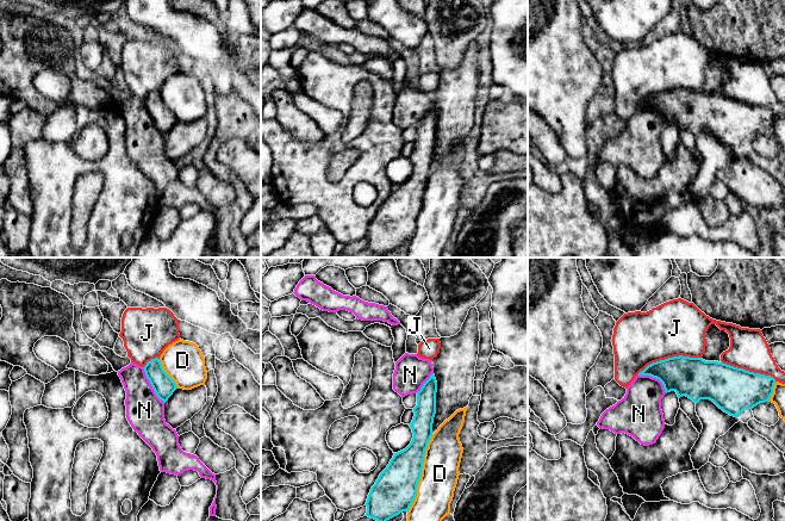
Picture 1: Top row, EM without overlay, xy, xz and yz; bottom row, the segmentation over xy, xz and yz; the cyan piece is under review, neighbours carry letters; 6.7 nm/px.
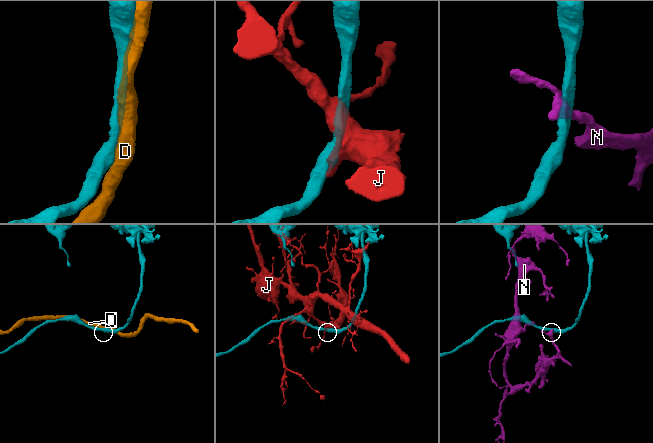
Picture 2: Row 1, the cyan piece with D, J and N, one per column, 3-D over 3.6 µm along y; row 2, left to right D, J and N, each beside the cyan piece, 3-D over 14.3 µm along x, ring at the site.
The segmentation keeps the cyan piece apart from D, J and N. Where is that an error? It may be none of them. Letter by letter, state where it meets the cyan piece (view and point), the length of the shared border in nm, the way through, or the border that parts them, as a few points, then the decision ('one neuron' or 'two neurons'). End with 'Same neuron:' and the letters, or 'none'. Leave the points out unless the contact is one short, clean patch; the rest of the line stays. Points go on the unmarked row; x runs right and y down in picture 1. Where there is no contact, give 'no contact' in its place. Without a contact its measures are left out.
D: meets cyan in xz at (421, 206); contact 550 nm long; two neurons
J: meets cyan in yz at (668, 91); contact 440 nm long; two neurons
N: meets cyan in xy at (151, 118); contact 280 nm long; border along xy (142, 100), (155, 128), (163, 136); two neurons
Same neuron: none

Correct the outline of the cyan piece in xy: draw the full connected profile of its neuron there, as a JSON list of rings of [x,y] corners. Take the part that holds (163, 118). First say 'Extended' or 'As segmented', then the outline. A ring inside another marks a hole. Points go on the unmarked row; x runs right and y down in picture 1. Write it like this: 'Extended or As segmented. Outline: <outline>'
As segmented. Outline: [[[158,91],[148,94],[143,101],[156,129],[166,136],[177,122],[175,114],[164,105]]]

